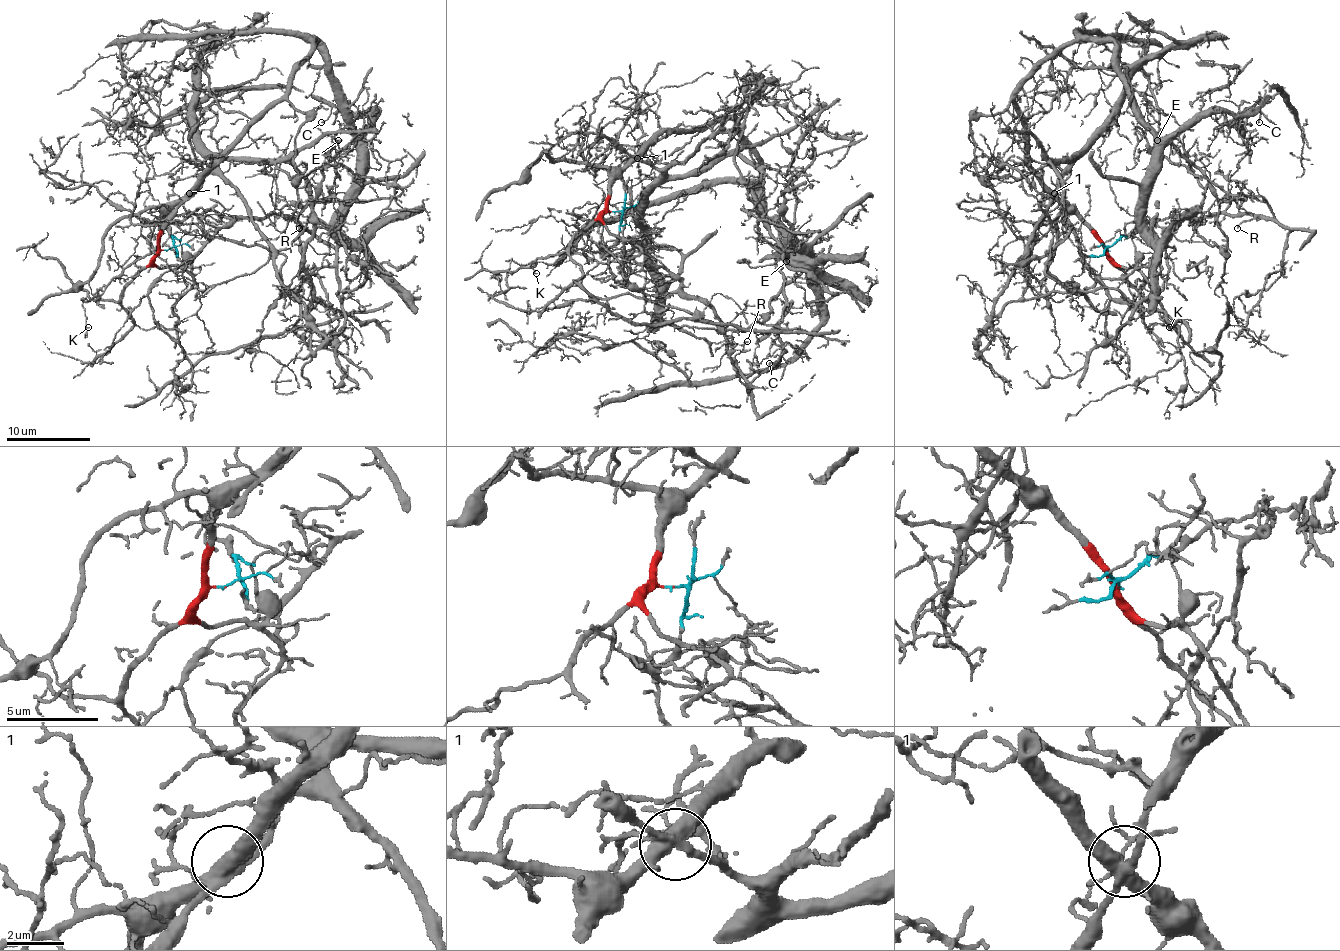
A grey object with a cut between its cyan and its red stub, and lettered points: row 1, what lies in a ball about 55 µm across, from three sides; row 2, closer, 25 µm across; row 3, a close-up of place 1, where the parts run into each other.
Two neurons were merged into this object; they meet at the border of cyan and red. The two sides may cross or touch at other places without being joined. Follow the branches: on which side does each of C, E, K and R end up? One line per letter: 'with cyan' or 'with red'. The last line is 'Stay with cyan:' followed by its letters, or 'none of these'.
C: with red
E: with red
K: with red
R: with cyan
Stay with cyan: R

